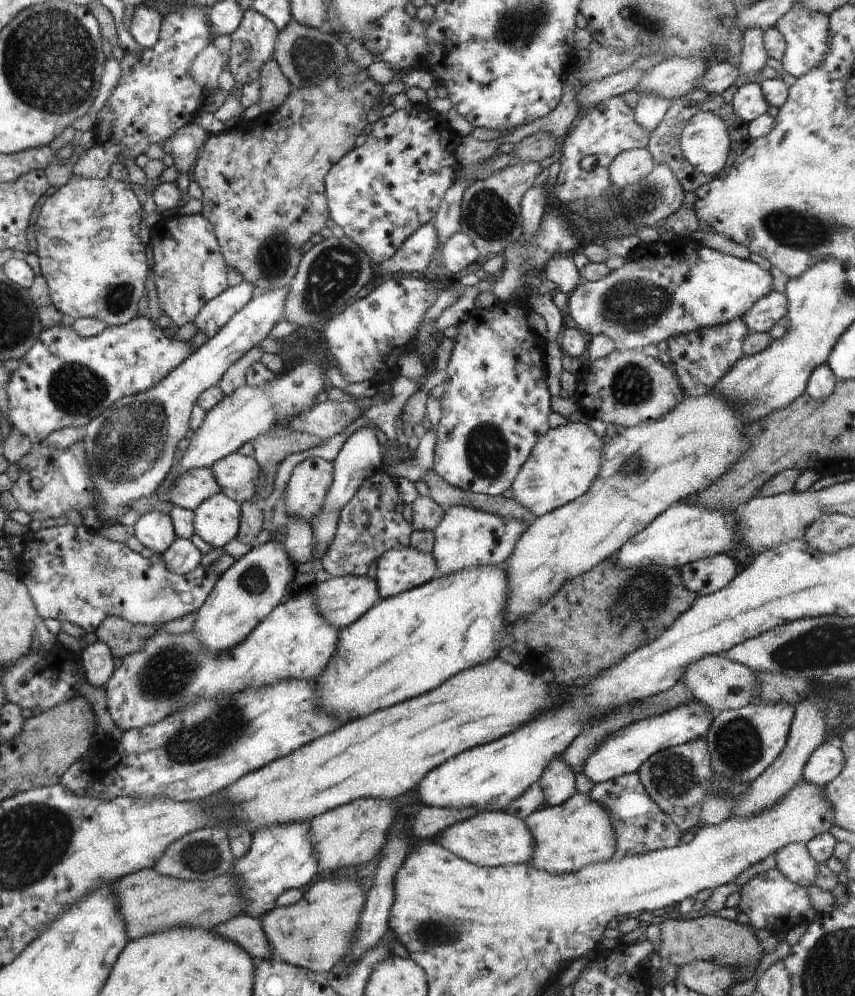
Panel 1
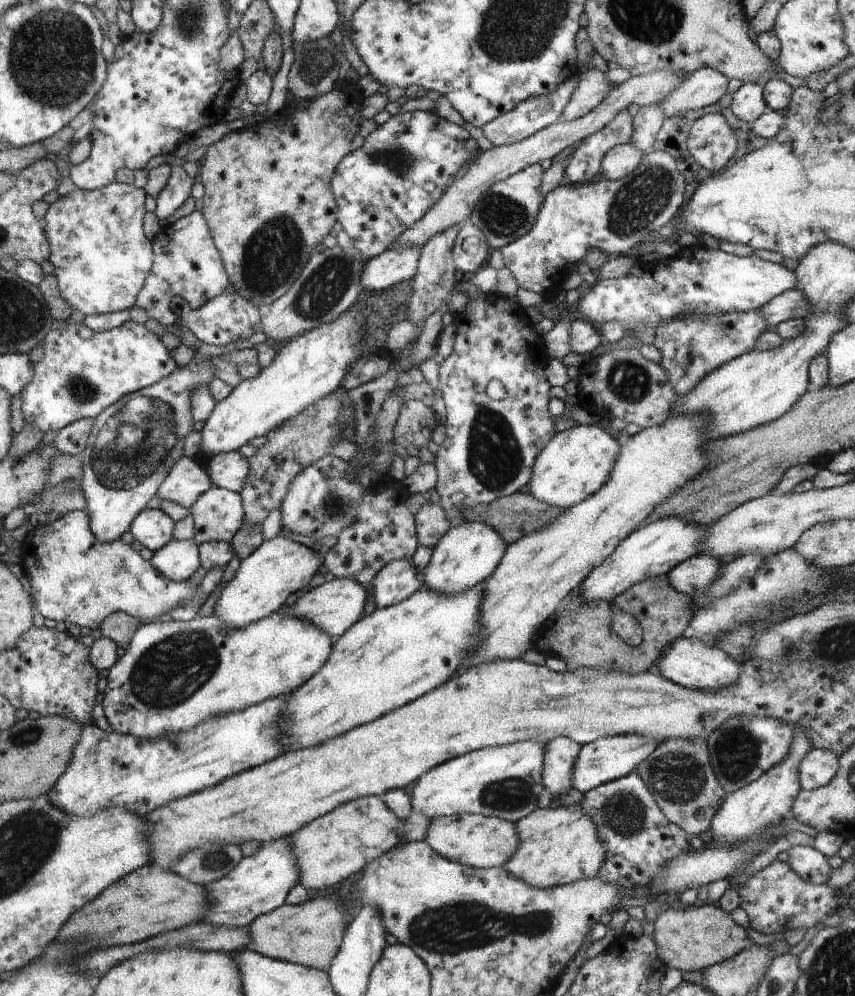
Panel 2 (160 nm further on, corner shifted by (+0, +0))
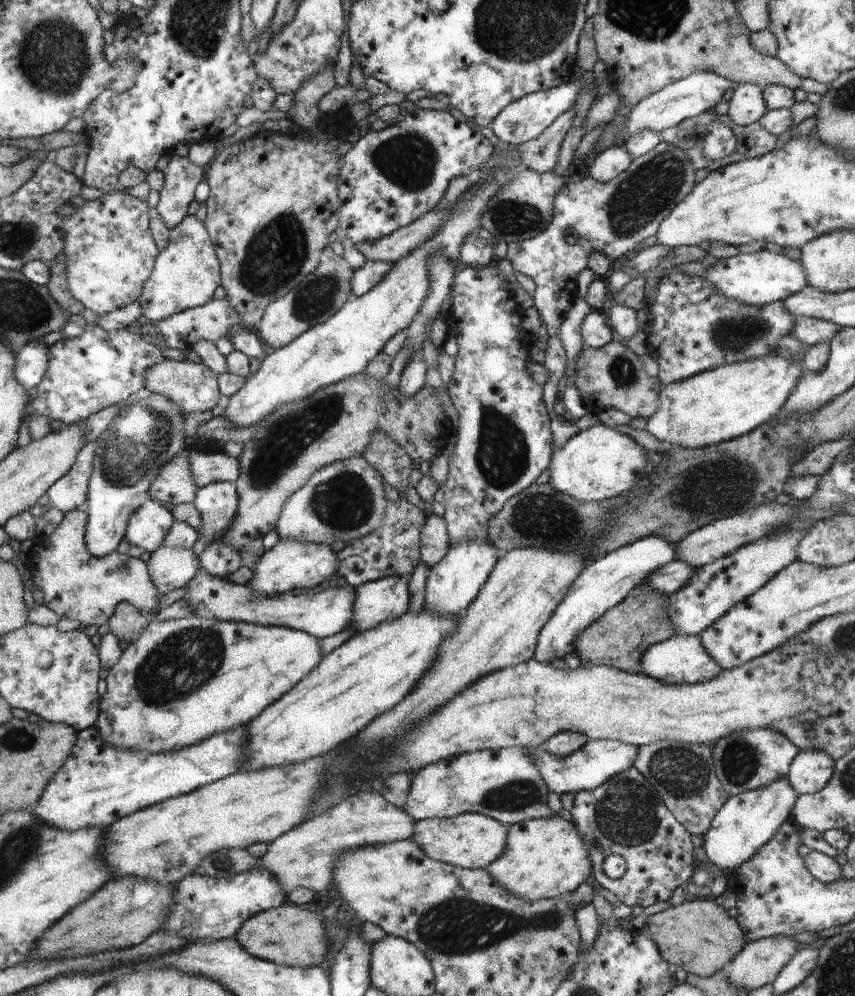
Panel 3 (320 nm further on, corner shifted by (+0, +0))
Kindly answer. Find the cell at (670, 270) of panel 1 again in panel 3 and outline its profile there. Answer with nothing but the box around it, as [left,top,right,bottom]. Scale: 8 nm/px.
[704,250,808,306]

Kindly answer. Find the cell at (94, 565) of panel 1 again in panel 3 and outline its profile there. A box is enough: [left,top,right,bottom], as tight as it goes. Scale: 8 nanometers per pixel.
[22,509,161,628]

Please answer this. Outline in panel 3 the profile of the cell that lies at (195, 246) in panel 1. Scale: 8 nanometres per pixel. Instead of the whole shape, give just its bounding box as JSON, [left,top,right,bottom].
[139,215,220,323]

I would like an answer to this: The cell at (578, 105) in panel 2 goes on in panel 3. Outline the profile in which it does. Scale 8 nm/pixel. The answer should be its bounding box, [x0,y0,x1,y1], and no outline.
[518,110,572,174]

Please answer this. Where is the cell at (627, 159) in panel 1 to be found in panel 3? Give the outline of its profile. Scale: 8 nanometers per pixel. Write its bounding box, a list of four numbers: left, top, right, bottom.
[589,144,633,182]

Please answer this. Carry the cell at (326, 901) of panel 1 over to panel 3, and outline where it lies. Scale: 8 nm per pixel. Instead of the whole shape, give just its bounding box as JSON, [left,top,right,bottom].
[232,901,328,967]

